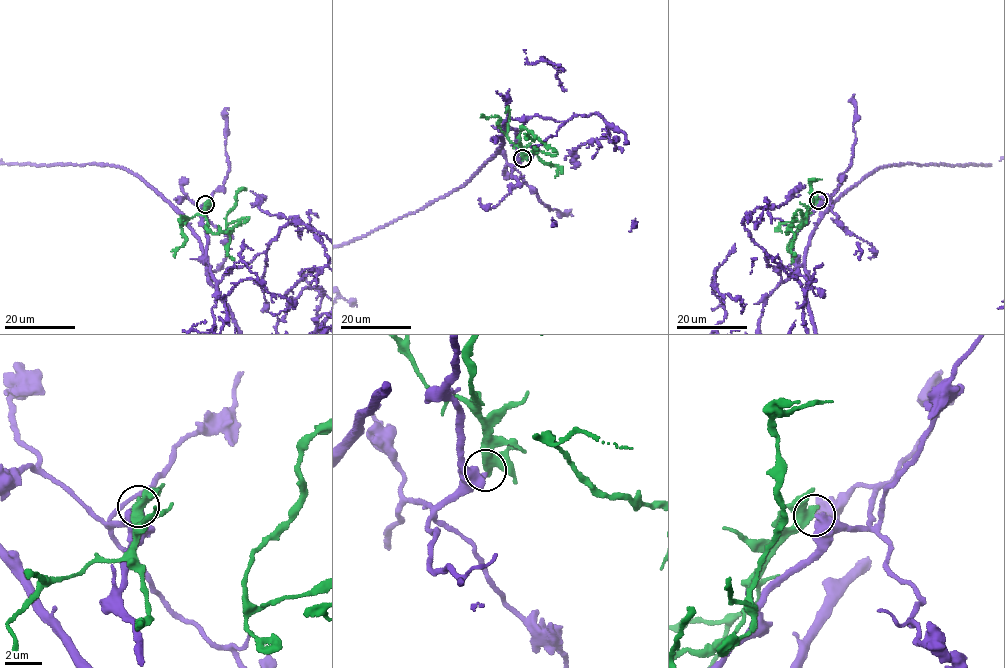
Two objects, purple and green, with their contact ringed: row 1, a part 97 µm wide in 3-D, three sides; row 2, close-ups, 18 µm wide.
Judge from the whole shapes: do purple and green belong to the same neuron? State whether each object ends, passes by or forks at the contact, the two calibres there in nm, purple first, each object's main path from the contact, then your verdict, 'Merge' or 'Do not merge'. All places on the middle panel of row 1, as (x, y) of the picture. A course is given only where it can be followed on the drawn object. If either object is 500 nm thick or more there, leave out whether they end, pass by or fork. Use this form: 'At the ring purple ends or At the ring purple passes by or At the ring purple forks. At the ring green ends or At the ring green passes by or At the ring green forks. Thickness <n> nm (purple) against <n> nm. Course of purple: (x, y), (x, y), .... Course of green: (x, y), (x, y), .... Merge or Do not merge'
Thickness 600 nm (purple) against 400 nm. Course of green: (522, 159), (518, 143), (523, 127), (556, 152), (554, 155), (534, 152), (545, 163), (557, 166), (555, 177). Do not merge

